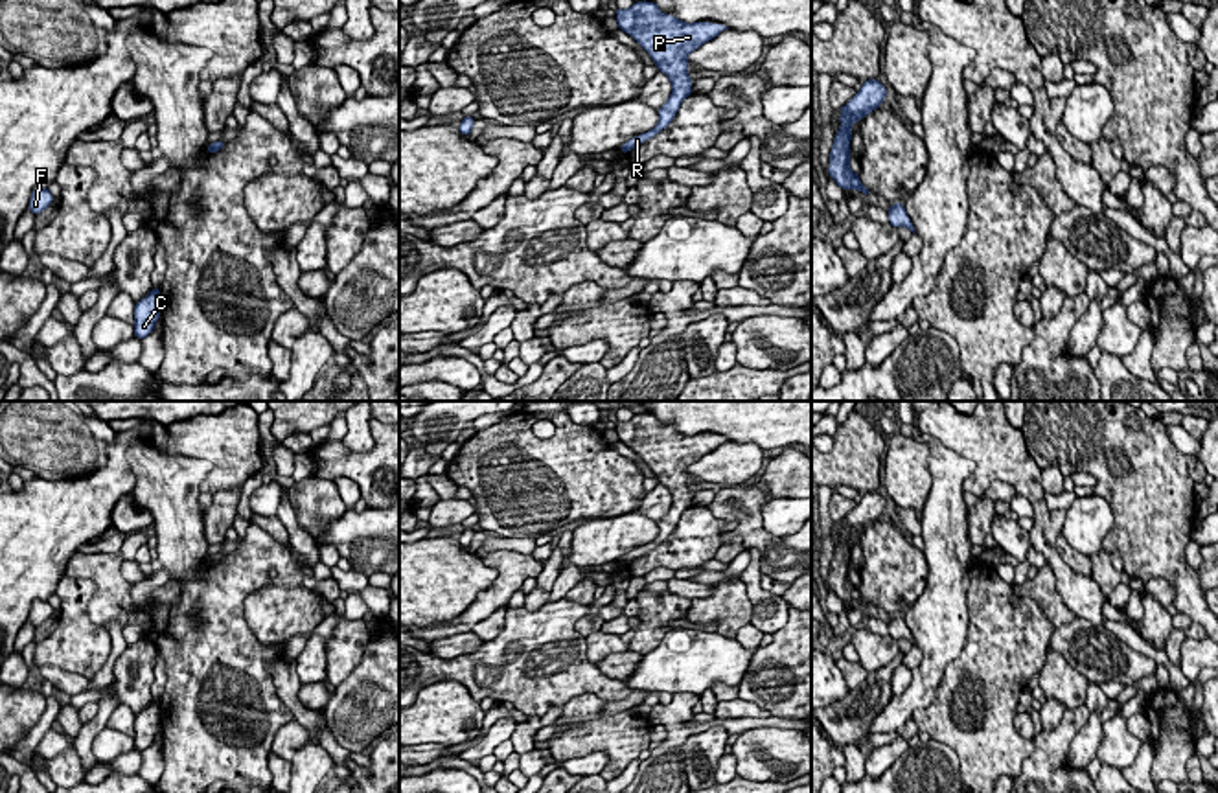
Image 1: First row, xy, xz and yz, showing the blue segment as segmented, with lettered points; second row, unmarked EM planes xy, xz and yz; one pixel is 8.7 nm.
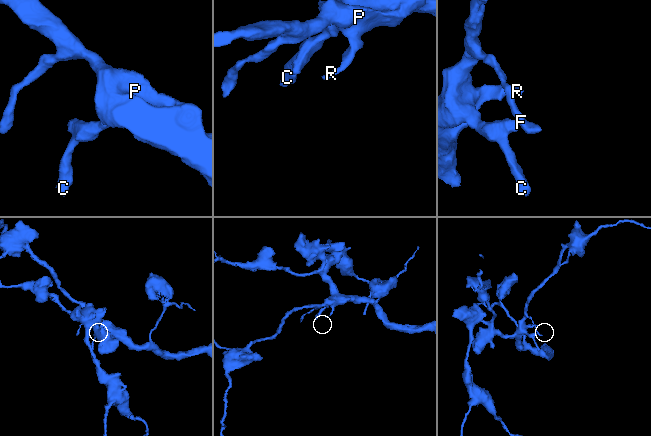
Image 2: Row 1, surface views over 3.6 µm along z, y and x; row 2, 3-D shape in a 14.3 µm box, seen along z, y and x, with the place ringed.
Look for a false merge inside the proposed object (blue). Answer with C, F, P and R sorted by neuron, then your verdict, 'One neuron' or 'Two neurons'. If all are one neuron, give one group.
Groups: C F P R. One neuron

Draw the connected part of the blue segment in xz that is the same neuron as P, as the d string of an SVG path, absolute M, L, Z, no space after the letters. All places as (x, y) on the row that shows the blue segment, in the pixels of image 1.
M648 0L635 2L629 9L616 9L615 18L618 28L631 35L672 81L672 96L657 110L659 123L649 132L642 132L620 145L622 153L629 153L672 123L681 101L692 96L694 81L686 74L690 64L686 57L729 28L707 20L681 22L673 15L664 15L655 2Z

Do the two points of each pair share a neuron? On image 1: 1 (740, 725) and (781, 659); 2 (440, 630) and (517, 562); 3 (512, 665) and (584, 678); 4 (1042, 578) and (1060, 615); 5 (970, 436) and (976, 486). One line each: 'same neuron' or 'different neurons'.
1: different neurons
2: same neuron
3: same neuron
4: same neuron
5: same neuron

